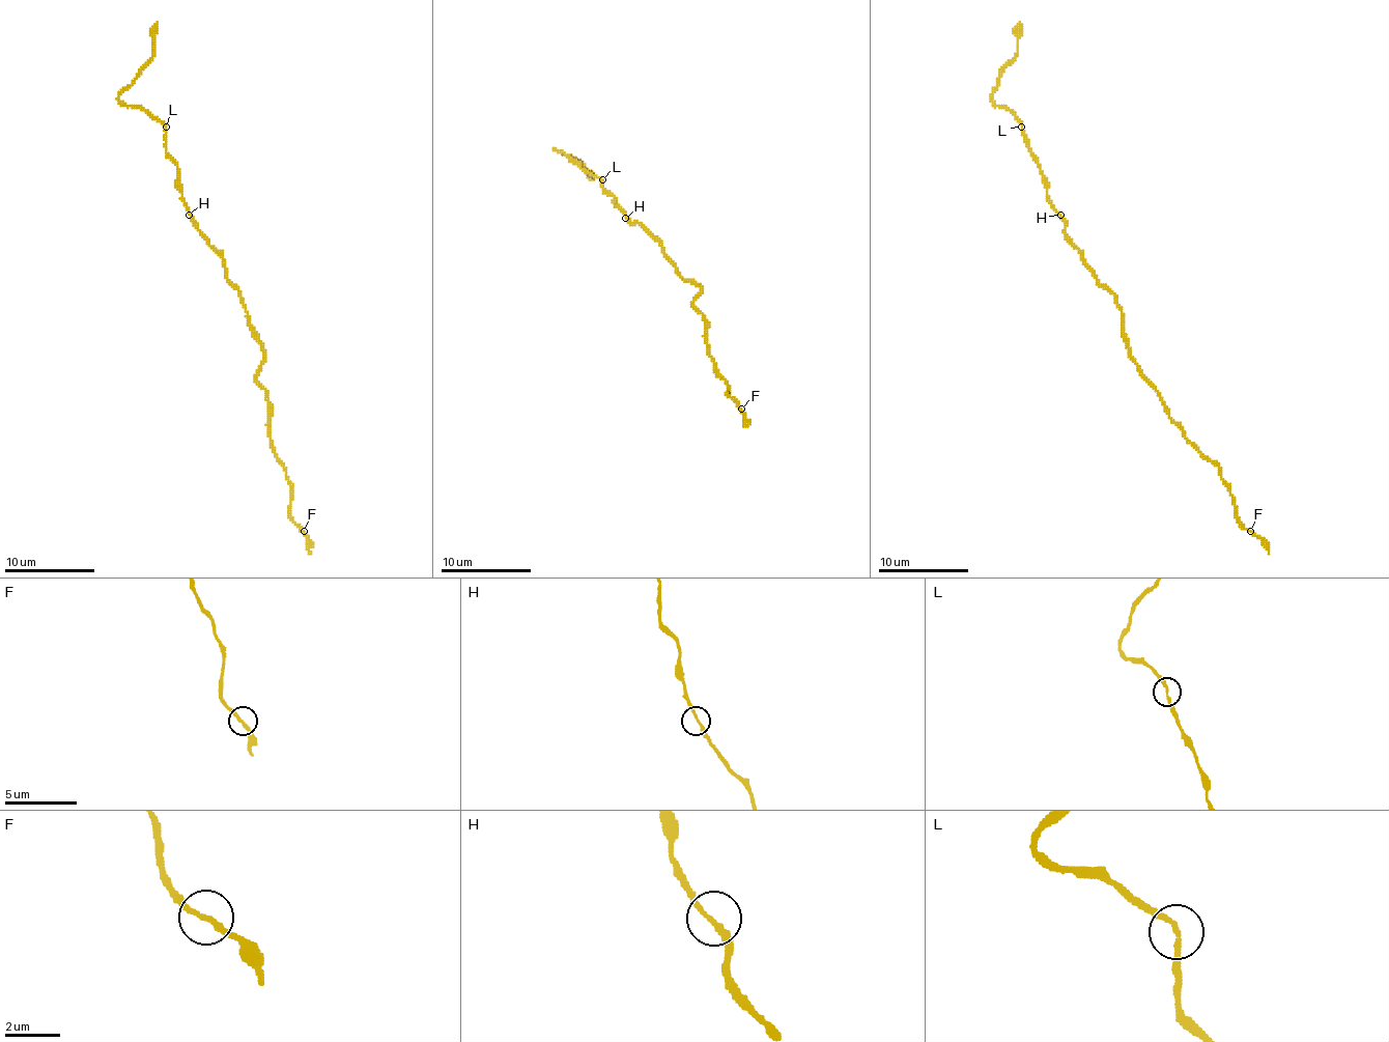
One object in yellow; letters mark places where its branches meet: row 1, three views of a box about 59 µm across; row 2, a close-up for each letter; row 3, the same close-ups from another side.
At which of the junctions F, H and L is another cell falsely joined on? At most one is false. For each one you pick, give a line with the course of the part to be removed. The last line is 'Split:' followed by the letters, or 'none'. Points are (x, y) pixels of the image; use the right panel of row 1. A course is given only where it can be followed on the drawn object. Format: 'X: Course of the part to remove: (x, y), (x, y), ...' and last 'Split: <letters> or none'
Split: none

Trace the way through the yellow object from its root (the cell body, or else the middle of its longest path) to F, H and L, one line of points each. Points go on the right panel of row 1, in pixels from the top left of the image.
F: (1099, 282), (1114, 296), (1122, 336), (1139, 375), (1158, 393), (1169, 418), (1219, 468), (1235, 517), (1250, 531)
H: (1099, 282), (1095, 271), (1065, 232), (1065, 219), (1060, 215)
L: (1099, 282), (1065, 232), (1065, 221), (1047, 194), (1045, 175), (1028, 150), (1022, 125)

